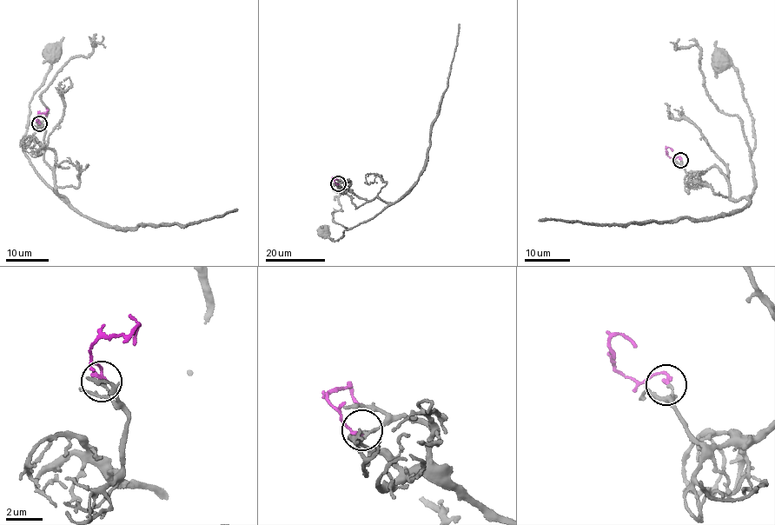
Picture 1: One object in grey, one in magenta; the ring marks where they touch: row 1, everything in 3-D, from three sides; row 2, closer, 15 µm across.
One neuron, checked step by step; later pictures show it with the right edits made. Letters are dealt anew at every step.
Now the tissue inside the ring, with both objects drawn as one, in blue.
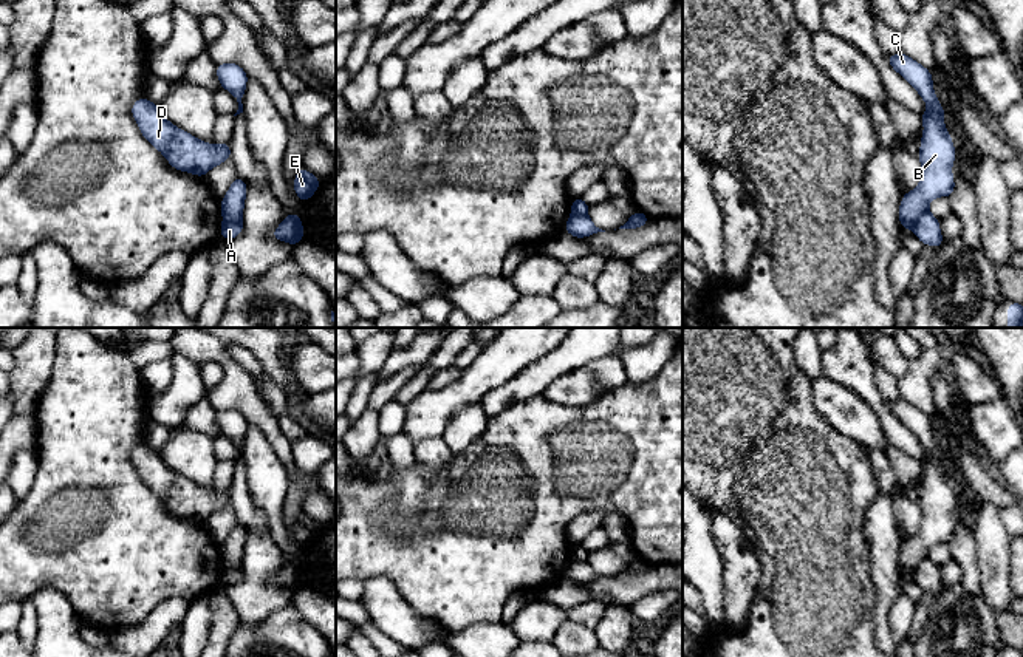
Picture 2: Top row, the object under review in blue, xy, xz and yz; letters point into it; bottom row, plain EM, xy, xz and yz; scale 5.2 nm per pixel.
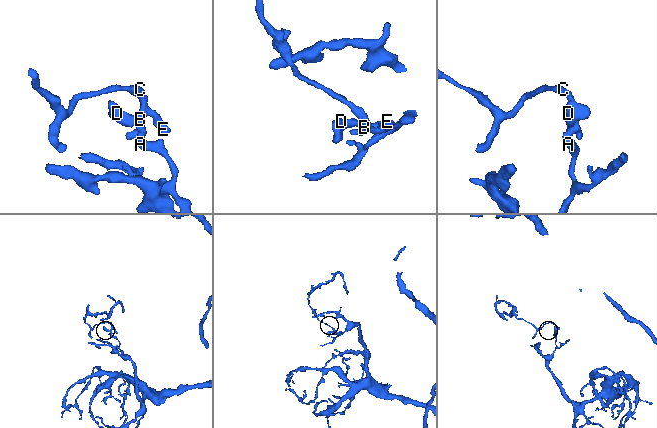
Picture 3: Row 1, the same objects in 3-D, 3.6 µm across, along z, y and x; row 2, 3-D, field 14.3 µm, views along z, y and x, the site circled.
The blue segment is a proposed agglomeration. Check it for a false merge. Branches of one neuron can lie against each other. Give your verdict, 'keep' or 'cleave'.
cleave

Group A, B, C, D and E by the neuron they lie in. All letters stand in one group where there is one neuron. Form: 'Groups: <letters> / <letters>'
Groups: A / B C D E

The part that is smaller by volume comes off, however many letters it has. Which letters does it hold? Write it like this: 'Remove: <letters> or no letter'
Remove: B, C, D, E

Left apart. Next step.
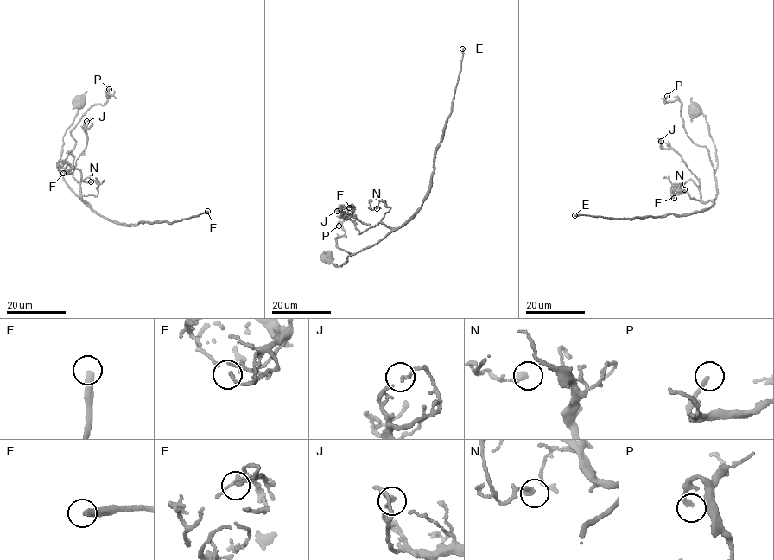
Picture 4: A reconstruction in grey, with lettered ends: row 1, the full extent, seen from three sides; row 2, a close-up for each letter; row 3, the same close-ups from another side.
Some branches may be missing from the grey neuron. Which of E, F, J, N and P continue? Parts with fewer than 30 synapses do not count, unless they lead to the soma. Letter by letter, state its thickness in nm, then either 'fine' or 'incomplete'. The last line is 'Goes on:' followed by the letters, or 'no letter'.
E: 380 nm | incomplete
F: 140 nm | fine
J: 120 nm | fine
N: 300 nm | fine
P: 220 nm | fine
Goes on: E

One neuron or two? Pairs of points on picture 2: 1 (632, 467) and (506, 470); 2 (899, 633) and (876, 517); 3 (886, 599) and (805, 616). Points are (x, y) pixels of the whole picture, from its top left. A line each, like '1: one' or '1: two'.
1: one
2: two
3: two

